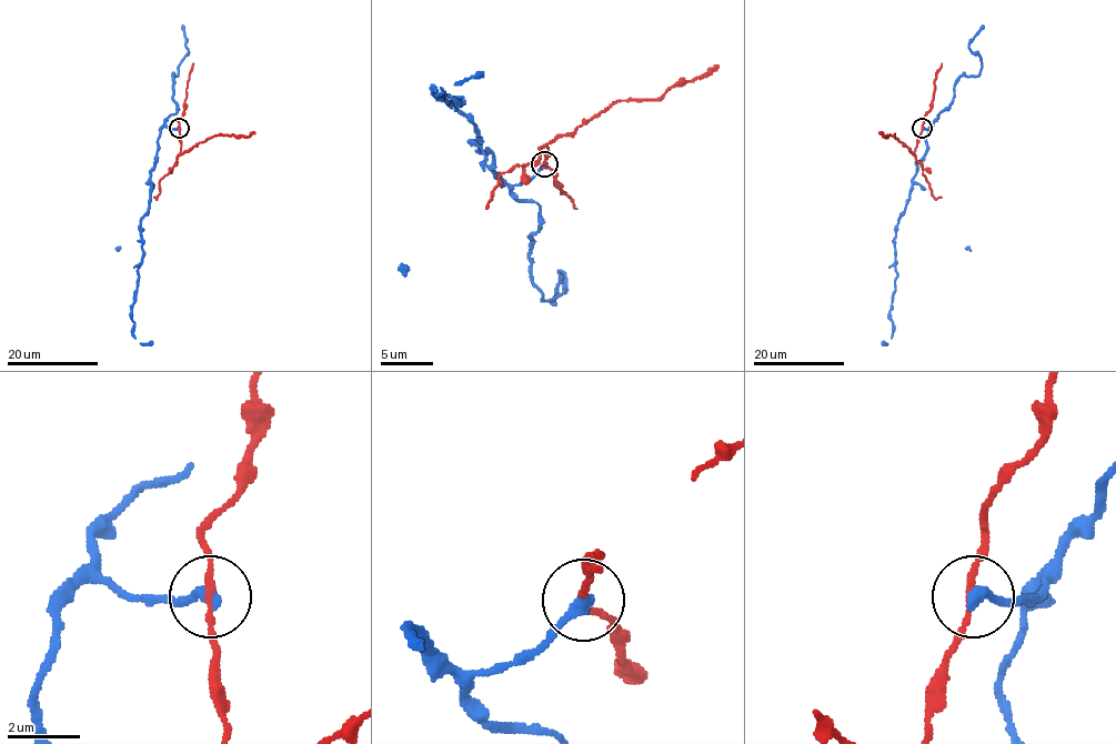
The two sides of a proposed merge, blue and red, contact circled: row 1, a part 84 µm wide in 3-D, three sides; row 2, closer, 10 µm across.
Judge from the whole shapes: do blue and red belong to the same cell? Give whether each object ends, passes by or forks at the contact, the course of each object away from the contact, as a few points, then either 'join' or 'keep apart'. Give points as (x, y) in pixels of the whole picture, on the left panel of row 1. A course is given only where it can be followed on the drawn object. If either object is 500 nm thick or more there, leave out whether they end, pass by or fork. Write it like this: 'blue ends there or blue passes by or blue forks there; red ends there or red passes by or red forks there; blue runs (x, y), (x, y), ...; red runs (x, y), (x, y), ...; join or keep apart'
blue ends there; red passes by; blue runs (179, 128), (160, 130), (150, 200), (140, 222), (142, 262), (132, 307), (133, 335), (140, 343), (152, 342); red runs (179, 128), (181, 154), (213, 136), (248, 136), (254, 132); keep apart

